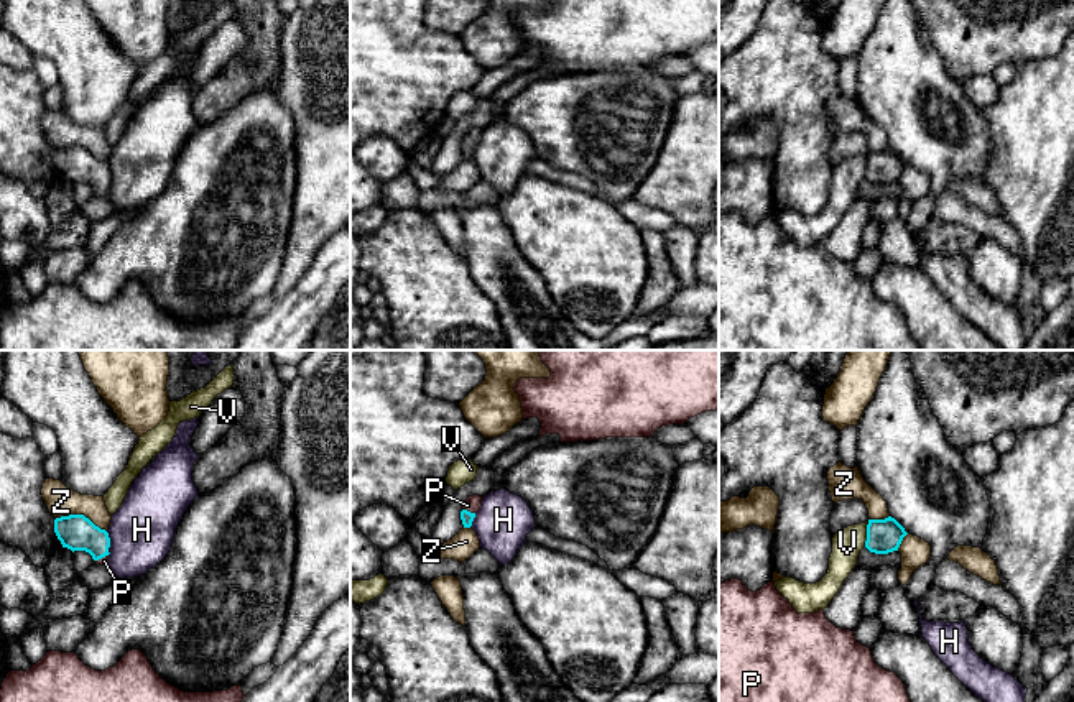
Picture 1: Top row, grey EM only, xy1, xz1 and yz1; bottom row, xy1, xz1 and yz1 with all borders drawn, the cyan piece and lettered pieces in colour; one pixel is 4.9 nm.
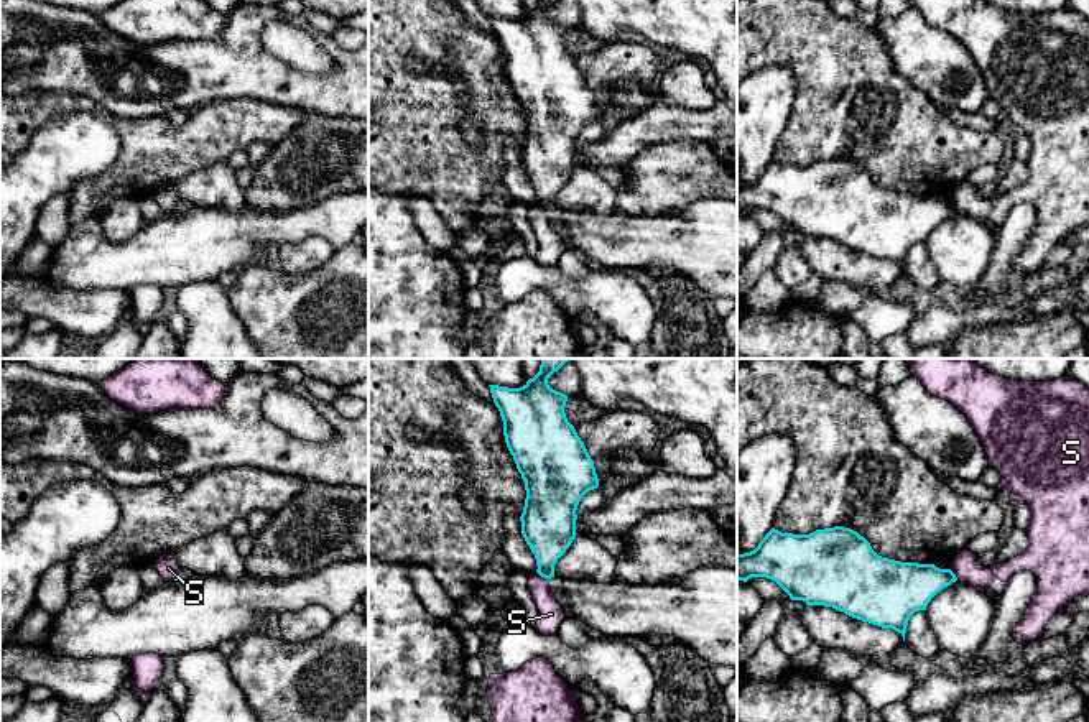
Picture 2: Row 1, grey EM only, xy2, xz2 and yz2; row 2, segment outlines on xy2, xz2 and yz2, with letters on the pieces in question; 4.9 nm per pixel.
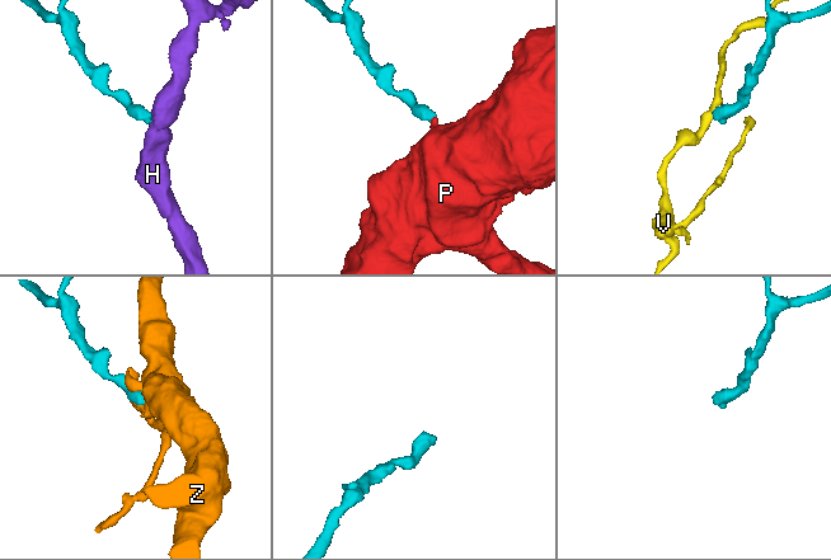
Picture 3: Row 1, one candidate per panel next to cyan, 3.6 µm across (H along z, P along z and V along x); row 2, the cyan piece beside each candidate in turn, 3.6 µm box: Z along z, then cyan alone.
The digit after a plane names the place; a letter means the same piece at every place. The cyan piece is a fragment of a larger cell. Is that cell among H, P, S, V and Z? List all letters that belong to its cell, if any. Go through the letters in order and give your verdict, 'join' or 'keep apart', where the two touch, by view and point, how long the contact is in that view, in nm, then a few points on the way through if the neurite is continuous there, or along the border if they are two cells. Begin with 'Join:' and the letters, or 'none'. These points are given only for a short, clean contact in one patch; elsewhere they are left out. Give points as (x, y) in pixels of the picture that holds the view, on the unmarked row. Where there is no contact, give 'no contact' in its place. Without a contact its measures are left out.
Join: P
H: keep apart | xy1 (109, 171) | 80 nm | along xy1 (106, 163), (111, 178)
P: join | xz1 (469, 143) | 70 nm | across xz1 (466, 148), (469, 143), (472, 135)
S: keep apart | xz2 (543, 208) | 80 nm | along xz2 (537, 203), (548, 212)
V: keep apart | yz1 (867, 166) | 130 nm | along yz1 (869, 153), (864, 178)
Z: keep apart | xy1 (81, 147) | 260 nm

